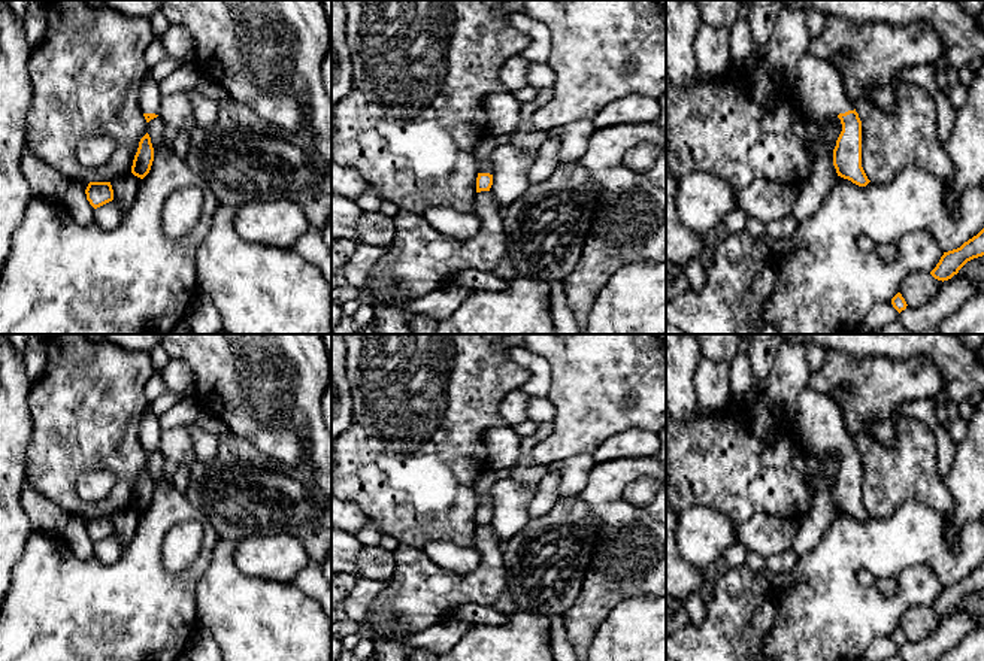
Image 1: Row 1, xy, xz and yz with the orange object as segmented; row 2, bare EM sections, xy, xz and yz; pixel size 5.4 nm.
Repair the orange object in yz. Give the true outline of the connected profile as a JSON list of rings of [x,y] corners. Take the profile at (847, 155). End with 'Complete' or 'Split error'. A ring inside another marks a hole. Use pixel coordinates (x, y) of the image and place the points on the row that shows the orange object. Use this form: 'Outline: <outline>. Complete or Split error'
Outline: [[[806,51],[785,76],[785,85],[811,121],[821,122],[832,115],[841,119],[842,131],[833,149],[833,166],[838,176],[866,187],[871,181],[862,167],[862,121],[835,66]]]. Split error

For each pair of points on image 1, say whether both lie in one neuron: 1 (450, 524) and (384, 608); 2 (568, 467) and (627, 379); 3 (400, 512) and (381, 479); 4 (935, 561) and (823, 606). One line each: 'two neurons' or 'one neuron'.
1: two neurons
2: two neurons
3: one neuron
4: one neuron

